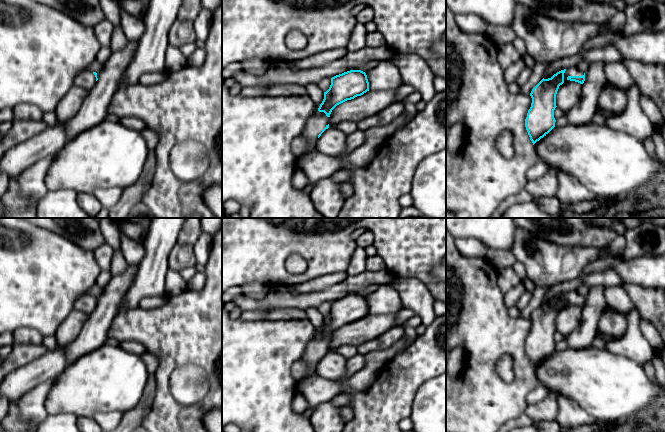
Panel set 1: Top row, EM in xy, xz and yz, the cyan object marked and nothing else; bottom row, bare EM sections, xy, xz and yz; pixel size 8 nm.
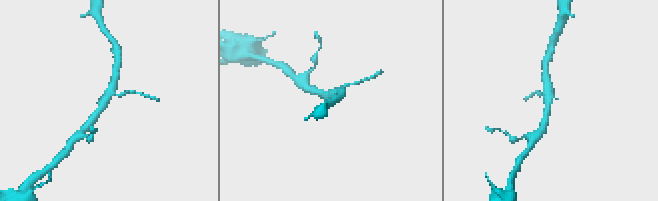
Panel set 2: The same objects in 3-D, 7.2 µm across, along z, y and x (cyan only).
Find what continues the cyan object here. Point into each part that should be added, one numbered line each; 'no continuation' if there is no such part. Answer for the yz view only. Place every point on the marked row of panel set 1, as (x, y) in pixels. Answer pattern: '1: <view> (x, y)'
1: yz (572, 71)

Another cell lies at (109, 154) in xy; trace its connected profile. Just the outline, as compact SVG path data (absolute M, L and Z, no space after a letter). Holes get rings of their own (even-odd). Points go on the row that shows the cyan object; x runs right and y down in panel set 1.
M106 119L66 143L47 171L45 185L48 191L71 189L78 193L111 187L124 189L138 180L149 152L140 131Z

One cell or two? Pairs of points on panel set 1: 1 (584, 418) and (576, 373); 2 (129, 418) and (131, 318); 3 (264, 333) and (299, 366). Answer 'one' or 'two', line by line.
1: two
2: two
3: two

